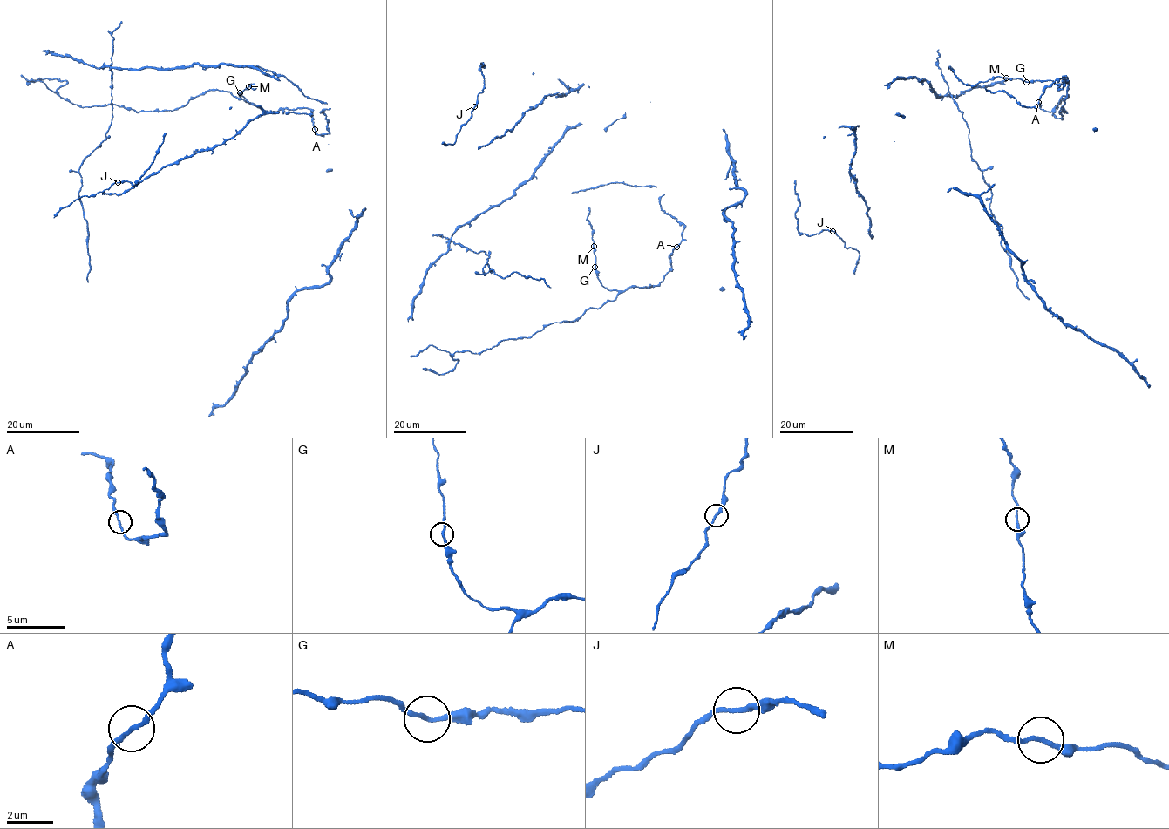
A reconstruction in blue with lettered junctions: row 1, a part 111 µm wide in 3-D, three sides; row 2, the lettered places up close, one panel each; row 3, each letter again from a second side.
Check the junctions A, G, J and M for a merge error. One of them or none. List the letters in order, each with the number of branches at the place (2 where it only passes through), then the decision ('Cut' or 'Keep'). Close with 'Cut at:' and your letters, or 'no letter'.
A: Branches: 2. Keep
G: Branches: 2. Keep
J: Branches: 2. Keep
M: Branches: 2. Keep
Cut at: no letter

